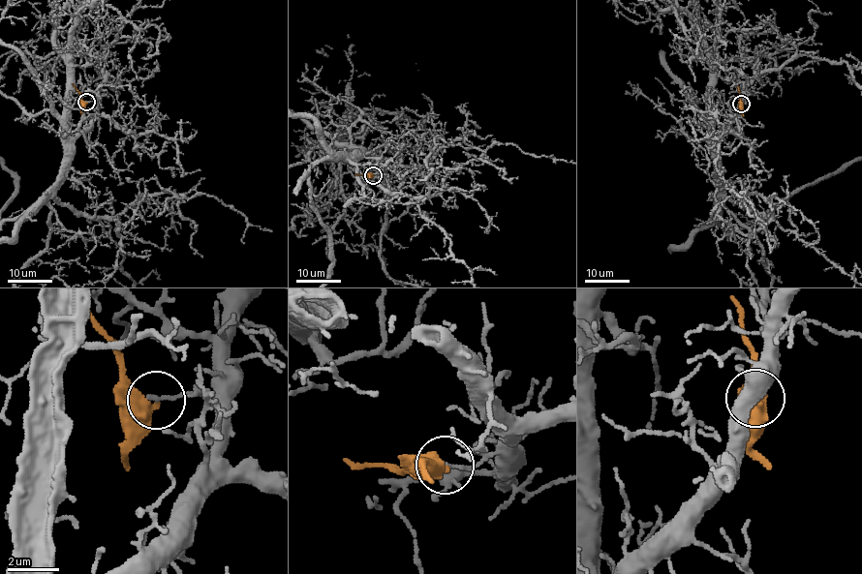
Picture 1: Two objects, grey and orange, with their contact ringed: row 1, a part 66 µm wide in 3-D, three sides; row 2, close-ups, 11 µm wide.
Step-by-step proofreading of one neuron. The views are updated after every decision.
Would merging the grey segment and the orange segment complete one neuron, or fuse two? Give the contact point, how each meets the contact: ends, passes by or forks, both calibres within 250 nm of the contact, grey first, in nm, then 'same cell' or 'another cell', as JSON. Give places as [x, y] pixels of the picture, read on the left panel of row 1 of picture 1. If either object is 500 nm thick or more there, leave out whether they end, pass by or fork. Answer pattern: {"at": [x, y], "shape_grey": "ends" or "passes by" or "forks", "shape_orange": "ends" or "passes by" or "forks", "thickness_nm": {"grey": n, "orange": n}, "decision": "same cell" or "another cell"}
{"at": [86, 102], "thickness_nm": {"grey": 150, "orange": 500}, "decision": "another cell"}

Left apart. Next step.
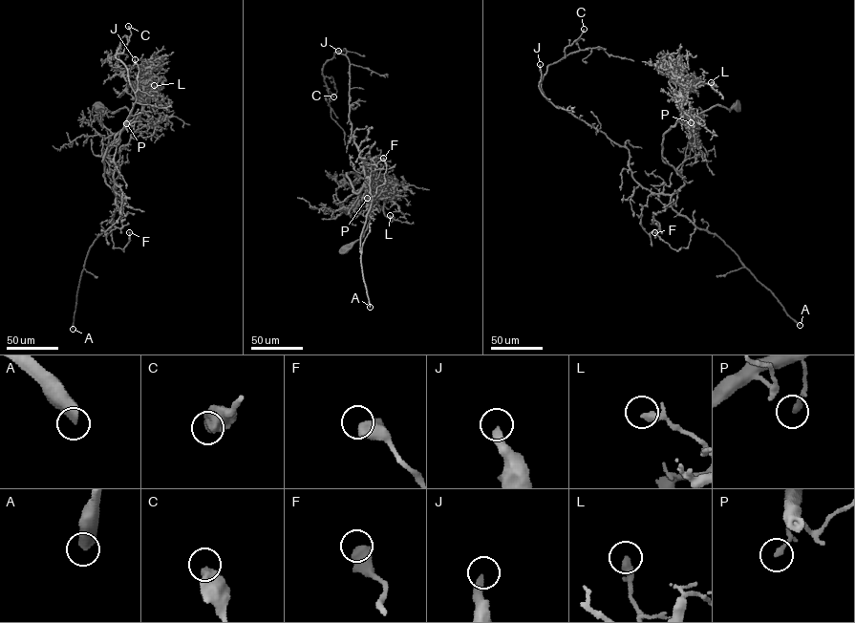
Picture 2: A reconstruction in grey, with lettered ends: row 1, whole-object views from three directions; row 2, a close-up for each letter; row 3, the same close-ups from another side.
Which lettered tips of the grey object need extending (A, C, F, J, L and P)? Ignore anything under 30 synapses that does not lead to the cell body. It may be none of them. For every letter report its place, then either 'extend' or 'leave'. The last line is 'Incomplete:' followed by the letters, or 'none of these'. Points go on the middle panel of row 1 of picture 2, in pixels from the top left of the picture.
A: place (370, 307); extend
C: place (333, 96); leave
F: place (383, 158); leave
J: place (338, 51); extend
L: place (390, 215); leave
P: place (367, 198); leave
Incomplete: A, J

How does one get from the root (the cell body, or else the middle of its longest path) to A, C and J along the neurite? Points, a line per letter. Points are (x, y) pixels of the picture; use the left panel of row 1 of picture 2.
A: (99, 107), (125, 107), (133, 121), (102, 161), (116, 209), (86, 258), (73, 329)
C: (99, 107), (132, 114), (102, 161), (115, 194), (116, 147), (137, 97), (116, 55), (128, 26)
J: (99, 107), (132, 114), (132, 124), (116, 136), (102, 161), (115, 194), (116, 147), (137, 98), (135, 59)

